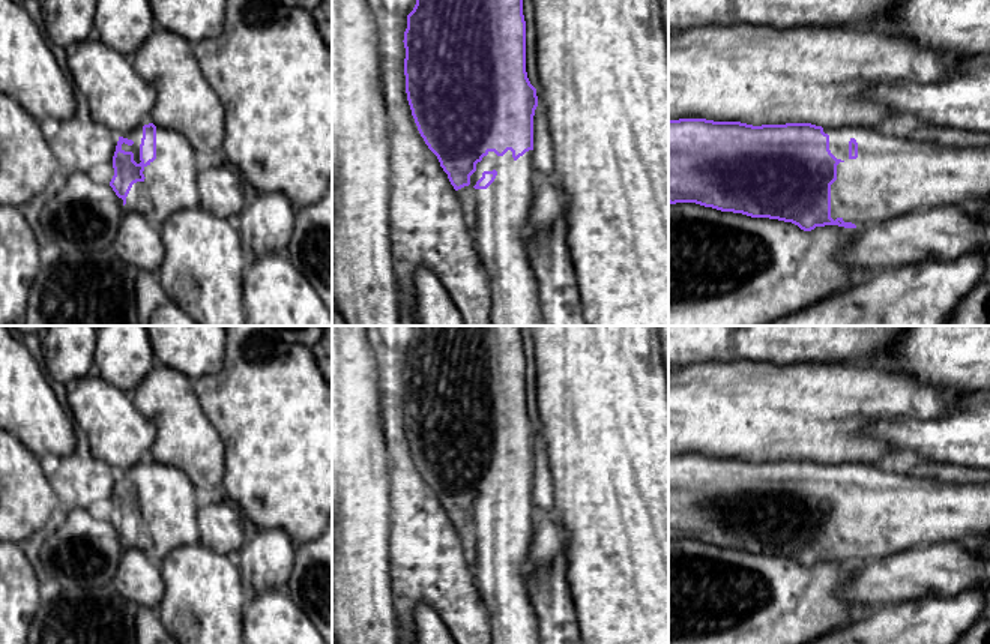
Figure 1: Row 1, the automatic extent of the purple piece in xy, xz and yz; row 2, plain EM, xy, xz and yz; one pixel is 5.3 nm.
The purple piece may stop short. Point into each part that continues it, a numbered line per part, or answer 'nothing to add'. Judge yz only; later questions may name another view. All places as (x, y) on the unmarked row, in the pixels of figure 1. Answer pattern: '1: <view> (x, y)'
1: yz (891, 512)

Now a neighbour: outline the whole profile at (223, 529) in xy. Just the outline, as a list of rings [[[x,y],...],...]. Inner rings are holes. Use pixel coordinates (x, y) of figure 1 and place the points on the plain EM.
[[[222,497],[204,498],[197,519],[200,543],[221,555],[236,558],[251,533],[239,509]]]

